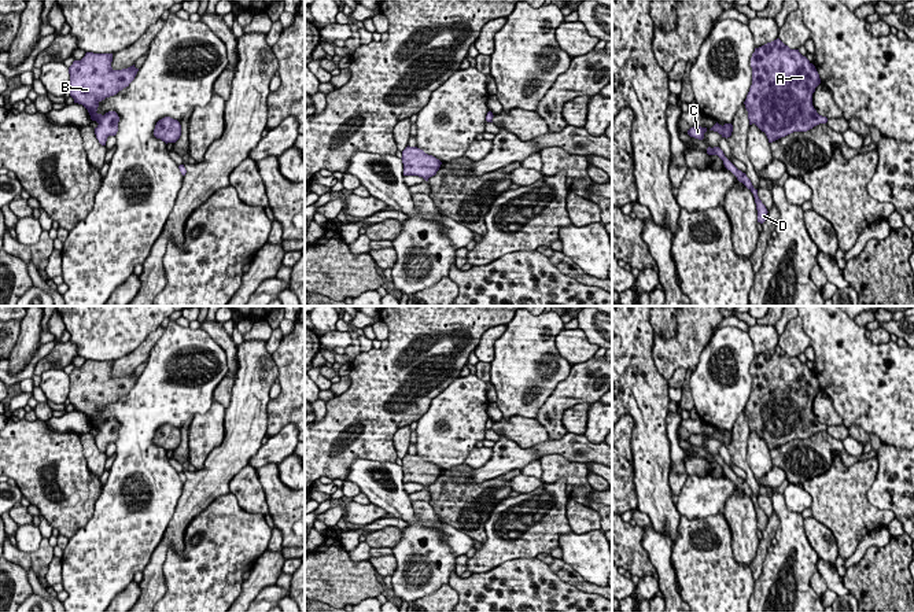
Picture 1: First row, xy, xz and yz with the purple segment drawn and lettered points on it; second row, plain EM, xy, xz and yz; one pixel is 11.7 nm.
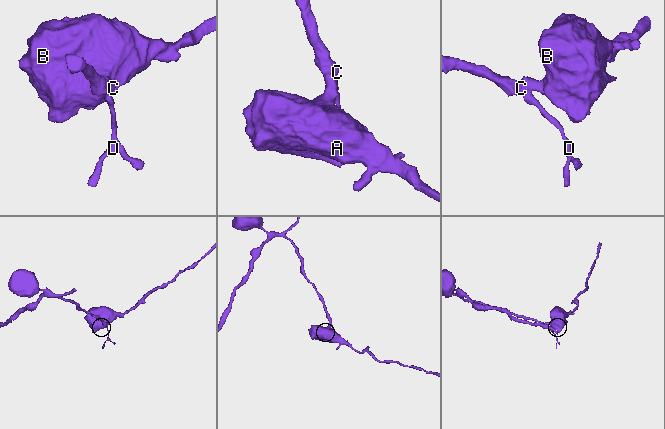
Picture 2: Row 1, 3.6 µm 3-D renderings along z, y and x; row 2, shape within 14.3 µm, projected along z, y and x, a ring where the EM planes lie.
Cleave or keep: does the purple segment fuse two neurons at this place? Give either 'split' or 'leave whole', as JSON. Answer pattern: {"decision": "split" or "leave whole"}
{"decision": "leave whole"}

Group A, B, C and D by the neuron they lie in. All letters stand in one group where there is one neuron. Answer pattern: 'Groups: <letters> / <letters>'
Groups: A B C D

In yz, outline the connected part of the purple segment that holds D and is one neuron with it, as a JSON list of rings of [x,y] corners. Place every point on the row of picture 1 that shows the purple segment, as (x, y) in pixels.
[[[708,147],[707,148],[707,154],[708,155],[718,155],[722,161],[723,165],[727,170],[730,170],[740,183],[742,183],[752,193],[755,198],[755,203],[756,203],[756,210],[758,210],[758,222],[763,224],[767,218],[767,209],[766,206],[762,203],[762,200],[758,196],[758,189],[753,188],[751,180],[747,177],[745,173],[742,173],[741,170],[738,170],[723,154],[723,151],[719,147]]]

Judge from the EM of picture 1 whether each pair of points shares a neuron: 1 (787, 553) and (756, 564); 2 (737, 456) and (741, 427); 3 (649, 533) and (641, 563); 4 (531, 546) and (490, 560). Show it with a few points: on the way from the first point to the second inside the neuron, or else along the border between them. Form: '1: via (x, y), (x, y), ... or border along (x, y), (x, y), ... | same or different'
1: border along (770, 544), (763, 571), (755, 581) | different
2: via (737, 449), (740, 434) | same
3: border along (641, 527), (641, 546), (656, 572) | different
4: via (522, 546), (504, 546), (500, 550) | same

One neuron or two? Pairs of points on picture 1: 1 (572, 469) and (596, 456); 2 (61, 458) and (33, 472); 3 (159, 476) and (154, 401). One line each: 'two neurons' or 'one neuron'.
1: two neurons
2: one neuron
3: one neuron

